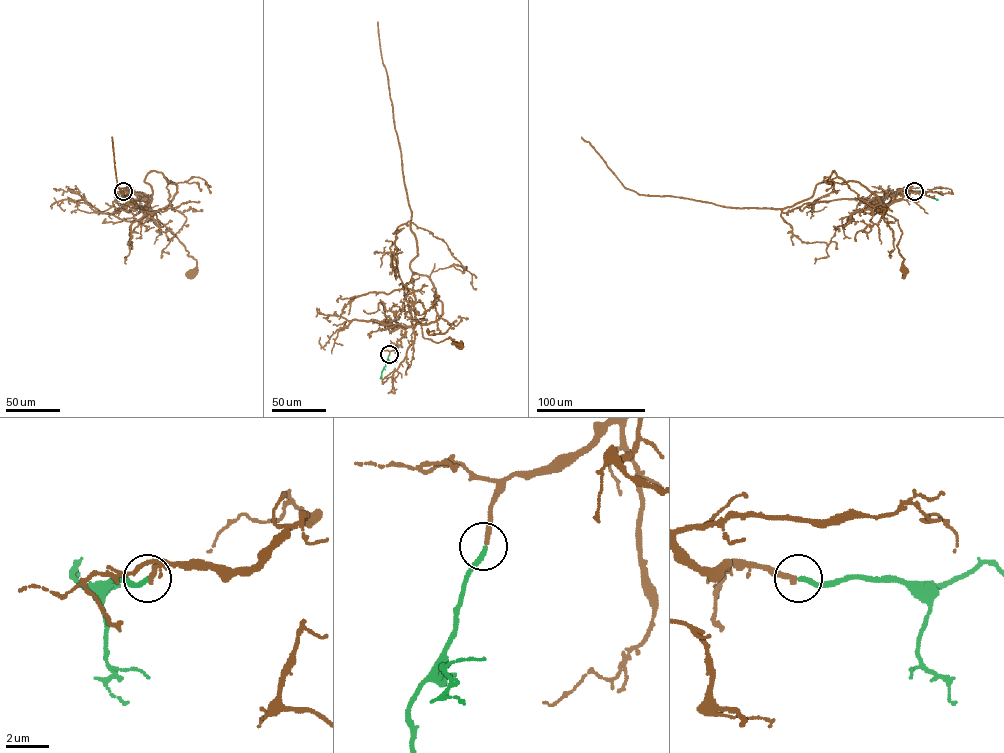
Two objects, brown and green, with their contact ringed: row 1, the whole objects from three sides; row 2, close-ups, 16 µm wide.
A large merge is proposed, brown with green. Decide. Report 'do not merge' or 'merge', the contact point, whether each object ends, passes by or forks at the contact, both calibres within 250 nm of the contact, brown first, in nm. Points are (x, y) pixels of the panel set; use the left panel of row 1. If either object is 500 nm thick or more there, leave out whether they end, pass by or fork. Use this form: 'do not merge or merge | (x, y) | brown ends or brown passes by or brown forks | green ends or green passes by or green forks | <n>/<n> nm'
merge | (123, 191) | brown ends | green ends | 240/240 nm

